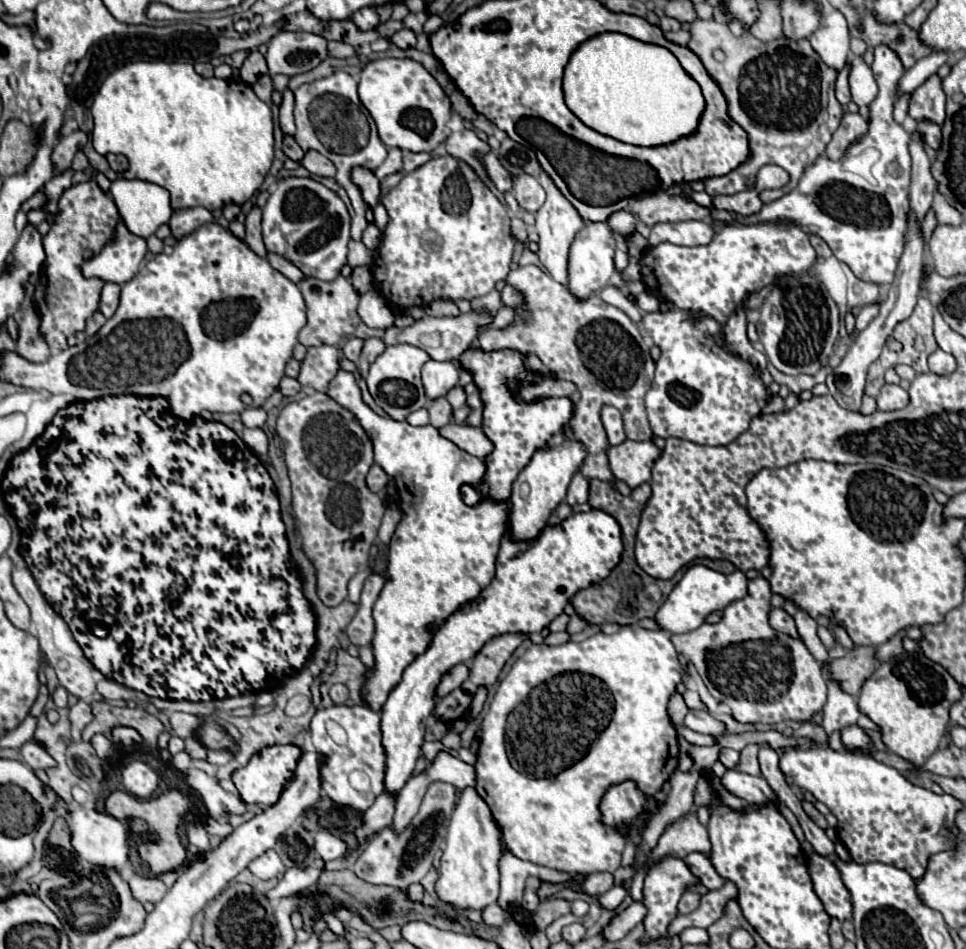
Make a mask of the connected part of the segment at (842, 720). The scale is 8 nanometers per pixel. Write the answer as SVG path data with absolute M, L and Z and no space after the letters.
M828 681L828 701L822 711L824 711L822 727L828 735L828 741L834 731L842 729L842 725L854 725L860 717L856 699L844 689L838 689L838 681Z

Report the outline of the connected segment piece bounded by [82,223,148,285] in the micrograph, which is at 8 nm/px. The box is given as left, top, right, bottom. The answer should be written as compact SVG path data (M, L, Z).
M118 223L114 243L106 245L100 255L94 255L82 265L86 277L98 277L102 281L112 281L124 285L134 277L148 253L146 239L130 233L124 223Z

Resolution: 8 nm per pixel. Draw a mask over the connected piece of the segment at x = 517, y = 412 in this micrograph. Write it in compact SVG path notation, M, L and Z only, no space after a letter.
M468 349L462 357L460 363L464 369L472 371L474 383L480 389L480 397L484 401L484 419L482 419L482 429L494 443L494 451L484 459L488 465L484 483L478 489L464 485L462 487L462 499L466 505L476 505L484 495L496 499L496 501L506 501L510 499L510 483L518 477L518 473L526 467L530 457L534 455L534 445L546 445L548 439L562 429L562 425L570 419L572 415L572 401L562 397L562 399L544 399L544 401L534 401L534 403L518 403L512 397L512 391L508 387L508 379L520 377L524 383L532 383L532 375L524 369L522 355L512 349L502 349L502 351L482 351L482 349Z

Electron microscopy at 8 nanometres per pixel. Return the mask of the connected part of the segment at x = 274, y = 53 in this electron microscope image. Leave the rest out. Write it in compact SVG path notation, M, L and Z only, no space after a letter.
M278 31L268 43L270 75L298 75L316 69L328 59L328 41L316 33Z

